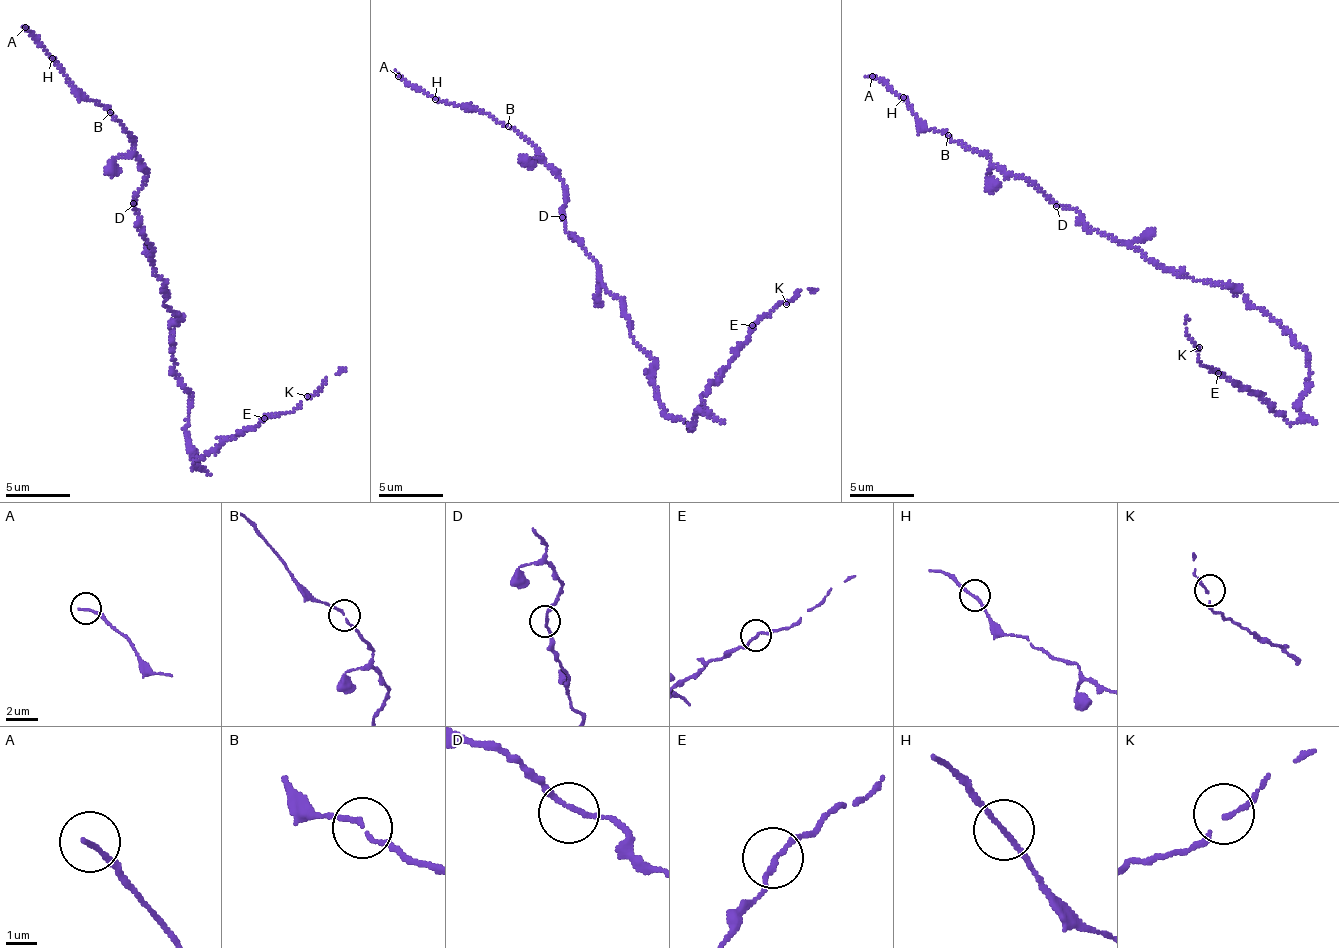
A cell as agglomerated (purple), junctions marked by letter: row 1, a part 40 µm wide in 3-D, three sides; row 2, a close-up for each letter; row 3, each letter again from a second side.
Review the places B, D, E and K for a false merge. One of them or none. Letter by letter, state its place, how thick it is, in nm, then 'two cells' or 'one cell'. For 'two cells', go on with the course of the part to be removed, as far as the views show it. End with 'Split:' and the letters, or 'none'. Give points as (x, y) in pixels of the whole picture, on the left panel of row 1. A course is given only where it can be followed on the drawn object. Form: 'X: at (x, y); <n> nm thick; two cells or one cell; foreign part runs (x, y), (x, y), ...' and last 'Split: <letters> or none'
B: at (110, 112); 110 nm thick; one cell
D: at (133, 203); 150 nm thick; one cell
E: at (264, 418); 150 nm thick; one cell
K: at (307, 396); 120 nm thick; one cell
Split: none

